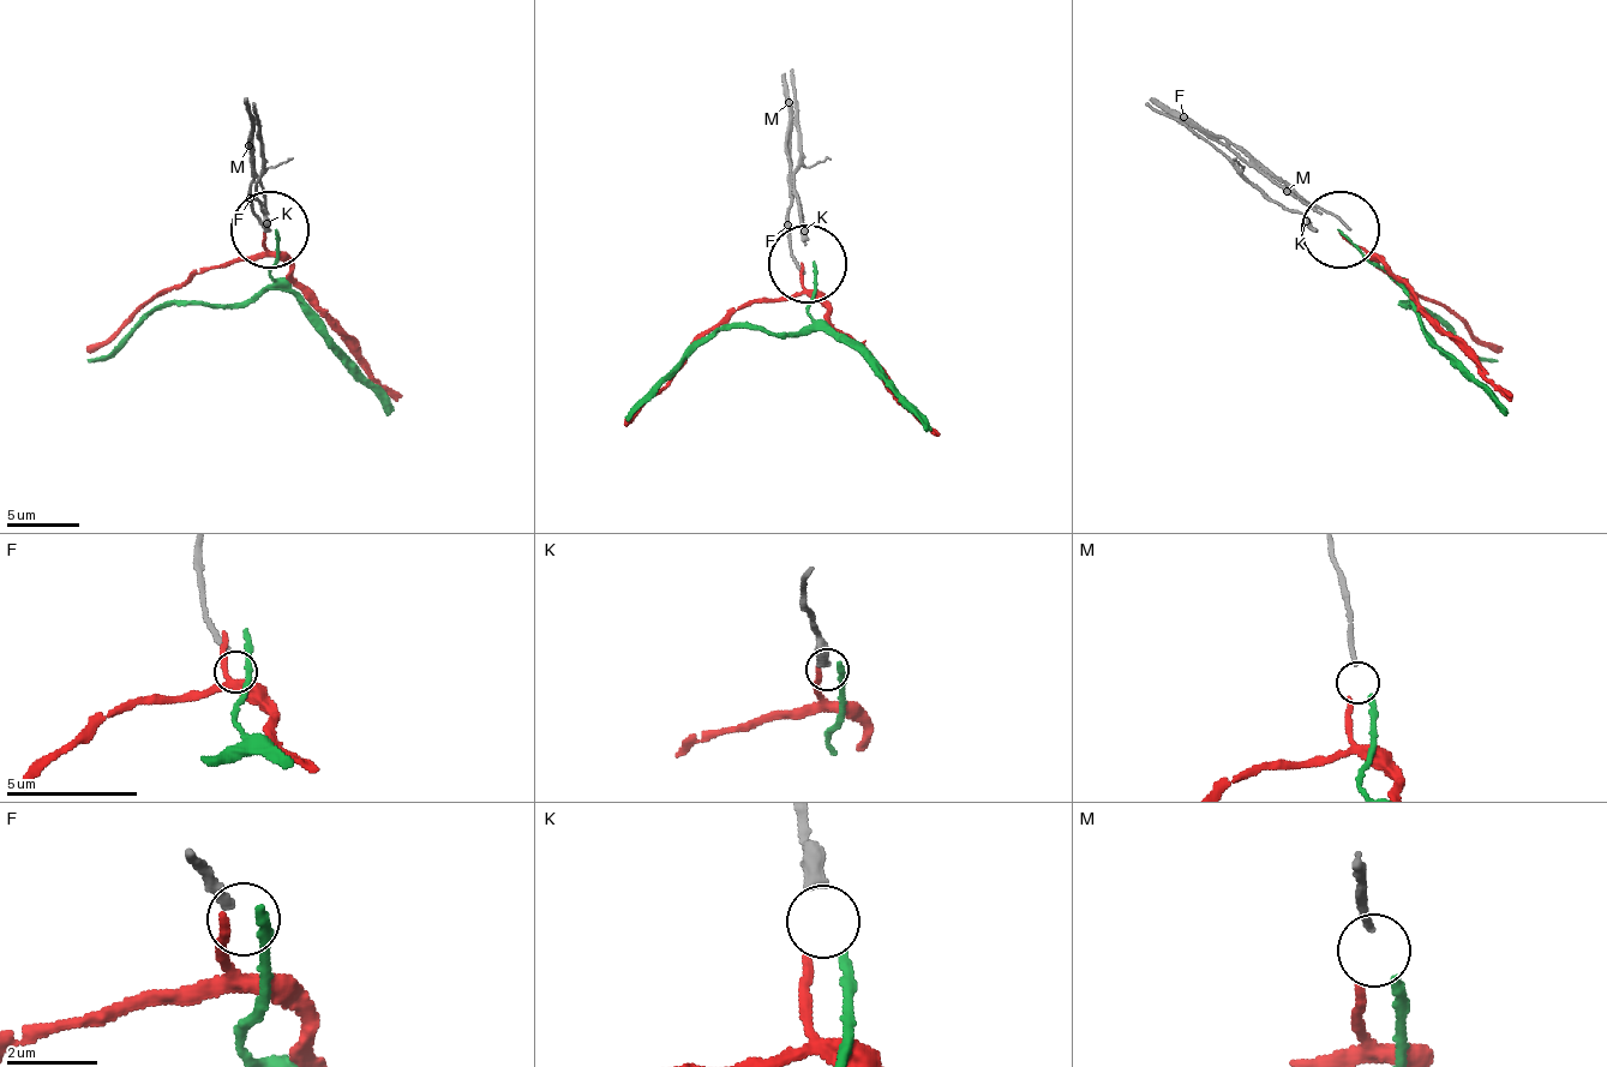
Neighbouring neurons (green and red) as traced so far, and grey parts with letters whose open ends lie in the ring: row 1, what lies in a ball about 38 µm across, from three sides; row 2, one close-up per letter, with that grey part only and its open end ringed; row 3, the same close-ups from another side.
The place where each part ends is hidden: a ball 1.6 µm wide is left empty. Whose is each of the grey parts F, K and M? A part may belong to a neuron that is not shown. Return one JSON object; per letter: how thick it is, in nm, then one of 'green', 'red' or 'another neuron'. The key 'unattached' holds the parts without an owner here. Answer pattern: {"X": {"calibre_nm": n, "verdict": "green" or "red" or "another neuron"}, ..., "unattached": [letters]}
{"F": {"calibre_nm": 200, "verdict": "another neuron"}, "K": {"calibre_nm": 400, "verdict": "another neuron"}, "M": {"calibre_nm": 170, "verdict": "green"}, "unattached": ["F", "K"]}

